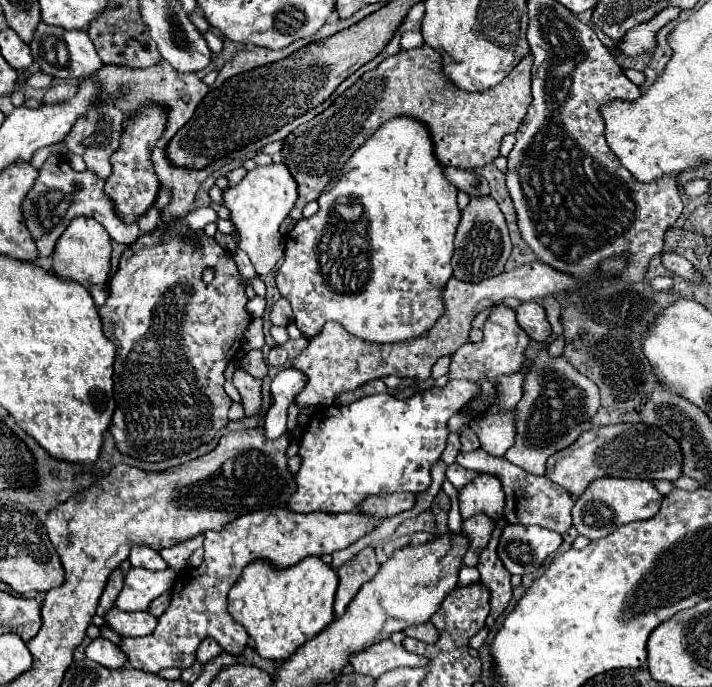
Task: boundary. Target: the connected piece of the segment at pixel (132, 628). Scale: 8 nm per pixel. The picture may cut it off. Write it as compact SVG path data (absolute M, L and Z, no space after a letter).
M112 608L106 614L106 624L120 636L146 636L154 630L156 618L148 612L126 614L118 608Z

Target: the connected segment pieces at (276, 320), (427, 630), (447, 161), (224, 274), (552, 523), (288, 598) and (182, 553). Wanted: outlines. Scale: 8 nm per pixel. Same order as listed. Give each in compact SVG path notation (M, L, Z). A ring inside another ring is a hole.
M278 300L270 310L270 322L272 326L288 326L292 322L292 308L288 300Z
M424 622L424 624L418 624L418 626L410 626L406 630L406 634L416 638L416 640L420 640L420 642L424 642L424 644L434 644L438 640L438 632L430 622Z
M426 44L386 58L378 68L366 72L354 86L338 96L330 108L298 126L284 140L282 164L294 174L298 184L298 200L290 216L300 220L304 206L318 200L322 190L338 178L350 154L384 122L396 116L414 118L428 128L434 142L434 156L442 168L454 166L472 170L492 162L500 154L502 138L518 130L532 102L530 66L532 56L528 54L498 86L486 92L462 92L442 74L438 52Z
M176 222L168 226L174 234L164 234L164 228L166 226L152 234L144 234L134 246L124 250L120 266L108 284L108 300L98 310L104 336L116 346L116 410L110 432L118 452L144 462L162 462L188 454L198 446L208 444L216 432L228 424L226 414L232 406L232 398L224 392L224 370L238 354L242 336L252 322L252 316L246 310L248 298L240 284L240 272L232 256L202 230L196 232L202 244L202 248L196 250L188 246L188 242L182 242L182 236L190 236L184 224ZM206 266L216 270L210 284L202 280L202 270Z
M474 450L474 452L460 452L456 456L456 462L462 464L468 470L488 470L492 474L496 474L502 482L502 488L506 492L506 508L504 508L504 518L510 524L524 524L524 526L542 526L542 528L550 528L556 532L566 532L572 526L572 506L574 506L574 498L562 490L560 486L554 486L550 480L546 480L544 476L534 476L528 474L526 470L522 470L520 466L510 464L506 458L498 458L498 456L490 456L484 450Z
M308 556L286 570L272 570L272 566L260 560L246 566L238 582L232 586L228 594L228 612L246 628L248 636L254 638L256 652L262 658L282 662L336 618L336 588L336 572L316 556Z
M198 534L198 538L190 538L190 542L180 542L176 546L160 550L160 554L162 554L162 558L168 562L168 566L172 570L180 572L182 568L186 568L186 560L192 556L192 552L202 546L202 540L204 540L202 534Z

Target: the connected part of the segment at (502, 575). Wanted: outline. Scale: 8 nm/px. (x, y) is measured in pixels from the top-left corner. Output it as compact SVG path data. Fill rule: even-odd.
M502 518L498 520L498 526L494 528L494 534L490 536L488 546L482 550L480 554L480 562L478 562L478 572L480 572L480 582L490 590L490 614L486 618L486 624L492 626L496 622L496 618L504 612L504 608L508 606L508 600L512 598L512 584L510 584L510 572L502 566L498 554L496 554L496 546L498 546L498 538L504 530L508 522Z

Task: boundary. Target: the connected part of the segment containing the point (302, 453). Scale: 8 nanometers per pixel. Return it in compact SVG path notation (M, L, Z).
M452 380L442 390L416 394L406 400L392 398L390 394L372 394L348 406L320 408L300 438L298 456L302 458L302 464L296 474L296 492L290 496L288 506L294 512L362 512L360 504L368 496L386 496L404 490L420 494L428 490L430 466L442 456L442 450L446 448L446 422L470 400L474 392L476 388L472 382Z

